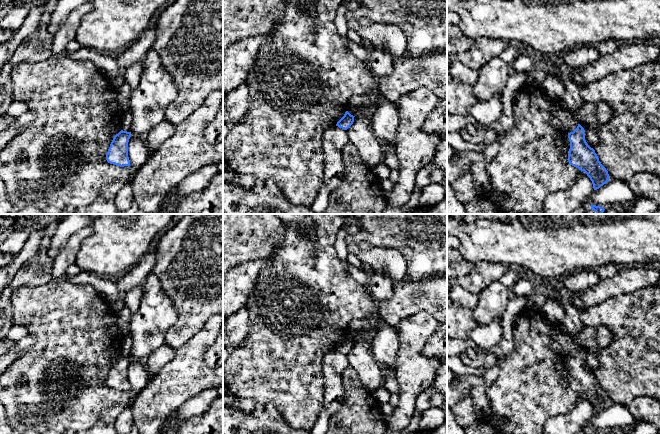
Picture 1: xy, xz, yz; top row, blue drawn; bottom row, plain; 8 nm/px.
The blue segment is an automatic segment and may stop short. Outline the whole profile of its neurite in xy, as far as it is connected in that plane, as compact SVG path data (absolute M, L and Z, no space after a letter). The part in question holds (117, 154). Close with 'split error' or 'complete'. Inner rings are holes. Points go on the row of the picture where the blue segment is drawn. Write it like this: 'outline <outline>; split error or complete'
outline M123 130L114 136L106 154L106 160L108 163L120 167L130 167L130 160L128 157L128 142L130 137L131 132Z; complete

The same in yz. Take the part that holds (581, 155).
outline M578 124L577 128L568 133L570 149L568 152L568 162L570 165L584 171L590 178L594 190L609 181L609 174L601 164L595 150L591 148L586 140L584 128Z; complete

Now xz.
outline M348 111L345 112L344 116L337 122L336 126L347 130L354 122L354 117Z; complete

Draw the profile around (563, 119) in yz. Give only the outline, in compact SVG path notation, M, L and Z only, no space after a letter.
M544 91L546 99L552 102L550 124L563 133L573 132L580 123L577 112L570 110L561 99L551 99Z

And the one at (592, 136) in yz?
M579 123L584 128L585 140L590 147L596 147L601 143L599 130L589 127L587 124Z

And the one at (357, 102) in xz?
M353 95L349 99L349 106L354 115L358 114L367 105L368 101L369 101L369 96Z

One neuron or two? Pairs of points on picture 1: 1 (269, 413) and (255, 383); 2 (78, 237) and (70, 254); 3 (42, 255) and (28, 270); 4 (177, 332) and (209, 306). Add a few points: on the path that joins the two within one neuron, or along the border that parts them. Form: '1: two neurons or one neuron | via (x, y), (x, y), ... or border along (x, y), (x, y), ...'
1: two neurons | border along (256, 403), (272, 403), (283, 416)
2: one neuron | via (75, 241), (70, 250)
3: one neuron | via (39, 259), (32, 266)
4: one neuron | via (185, 325), (201, 309)

